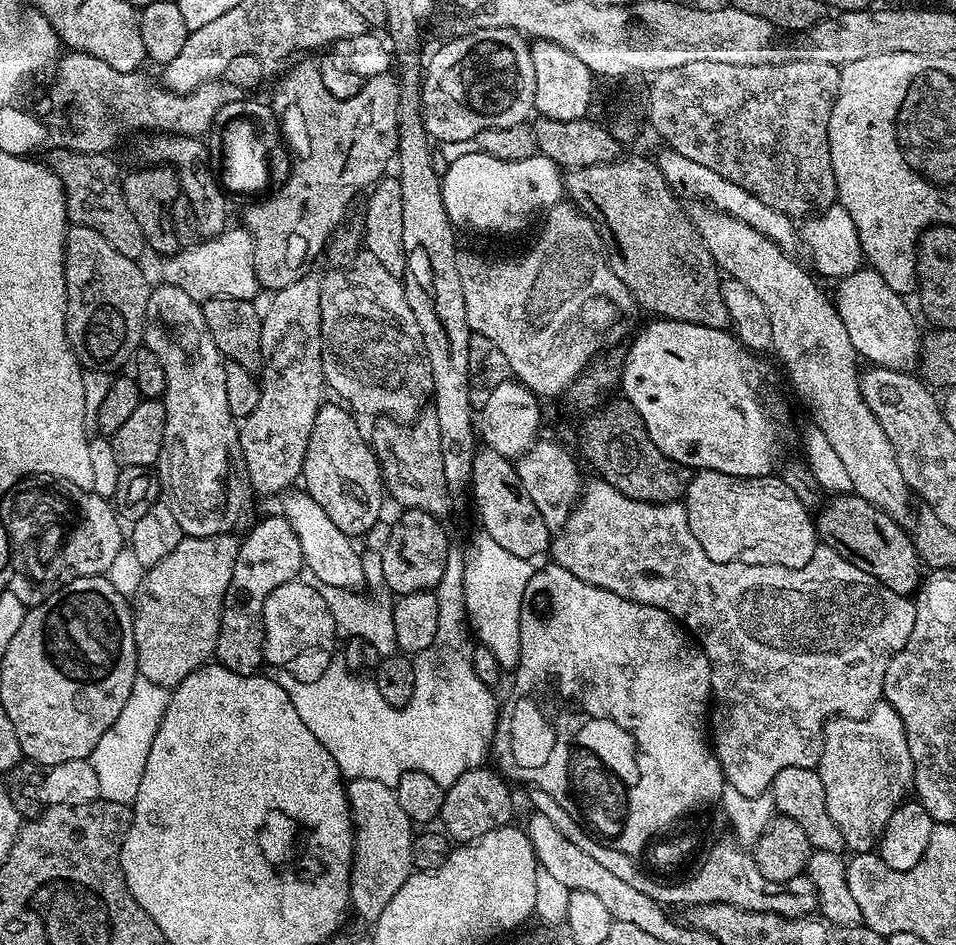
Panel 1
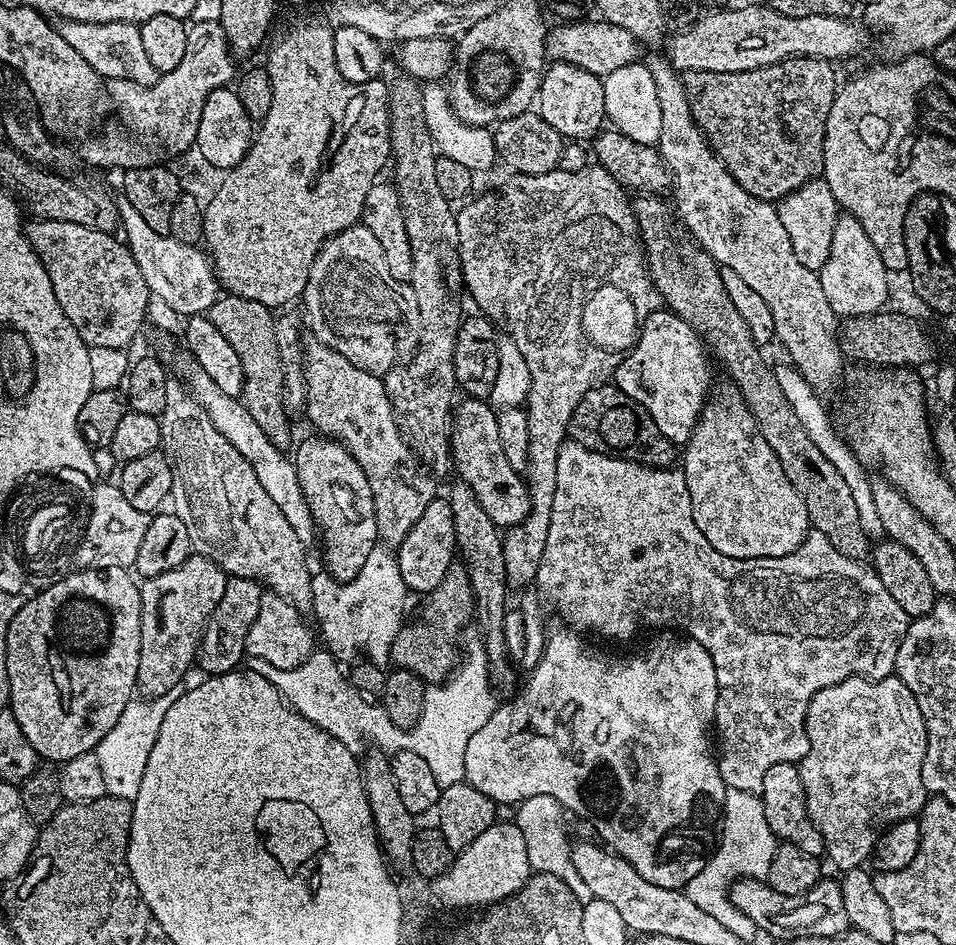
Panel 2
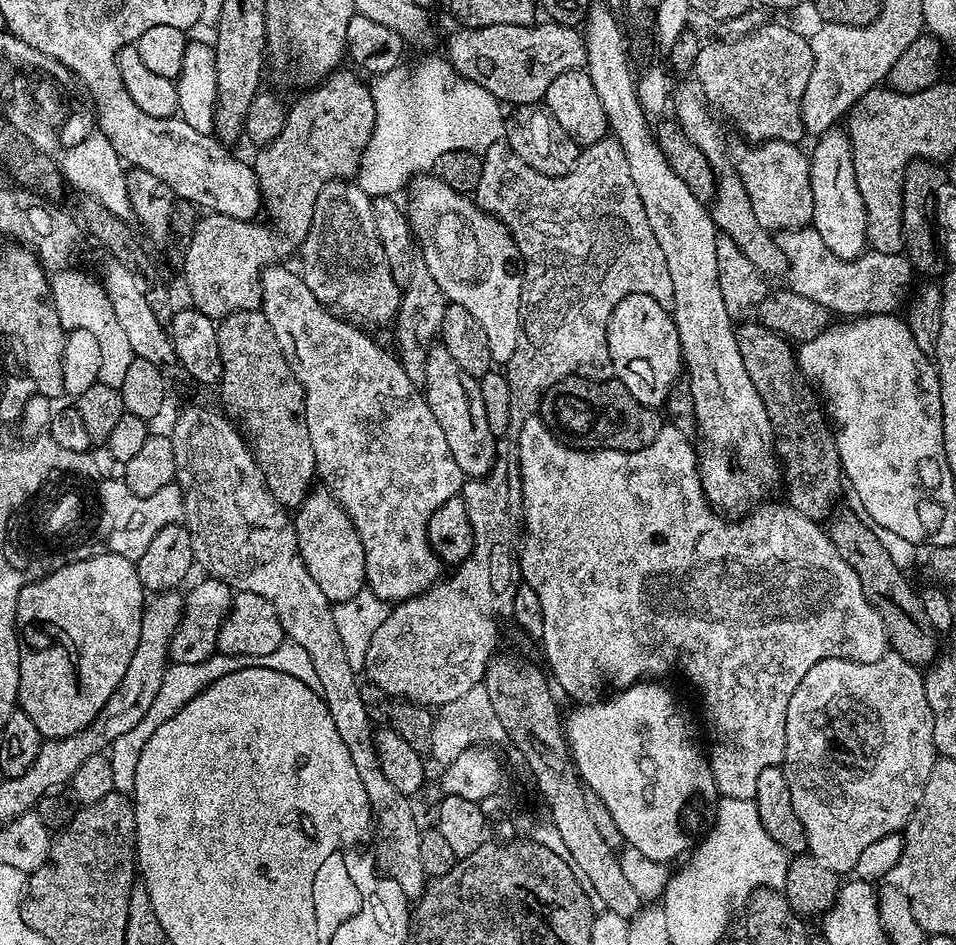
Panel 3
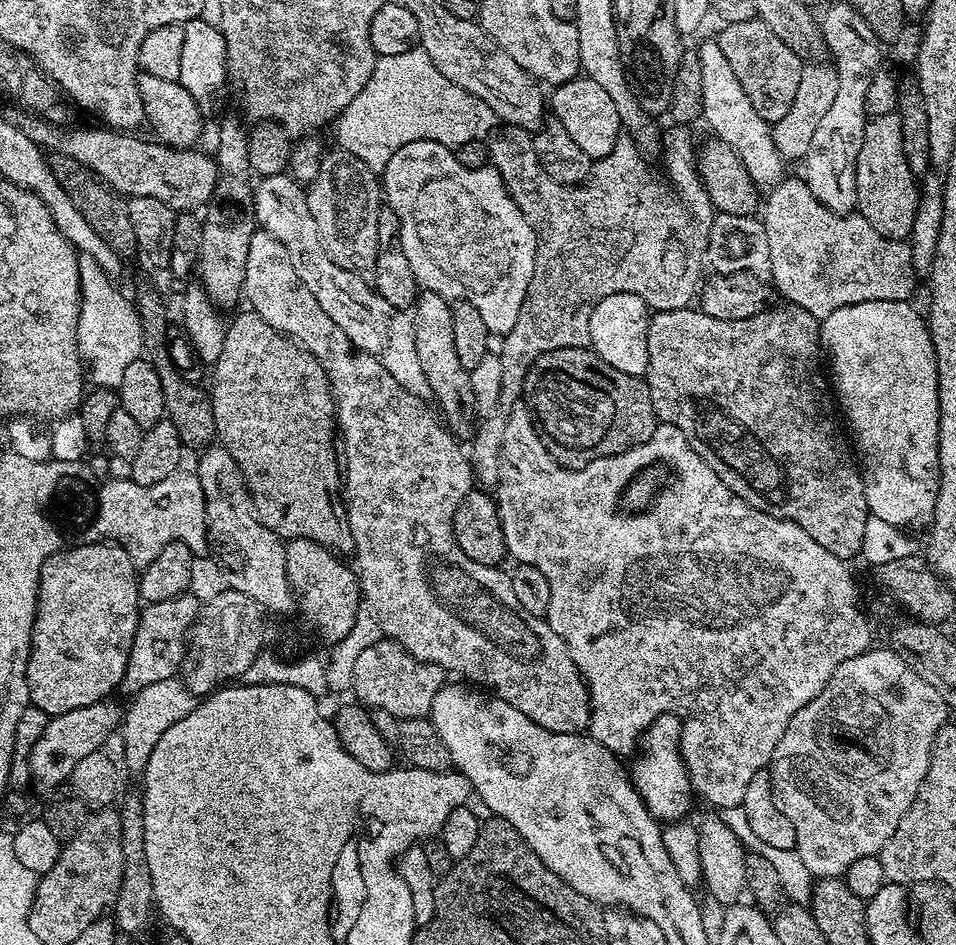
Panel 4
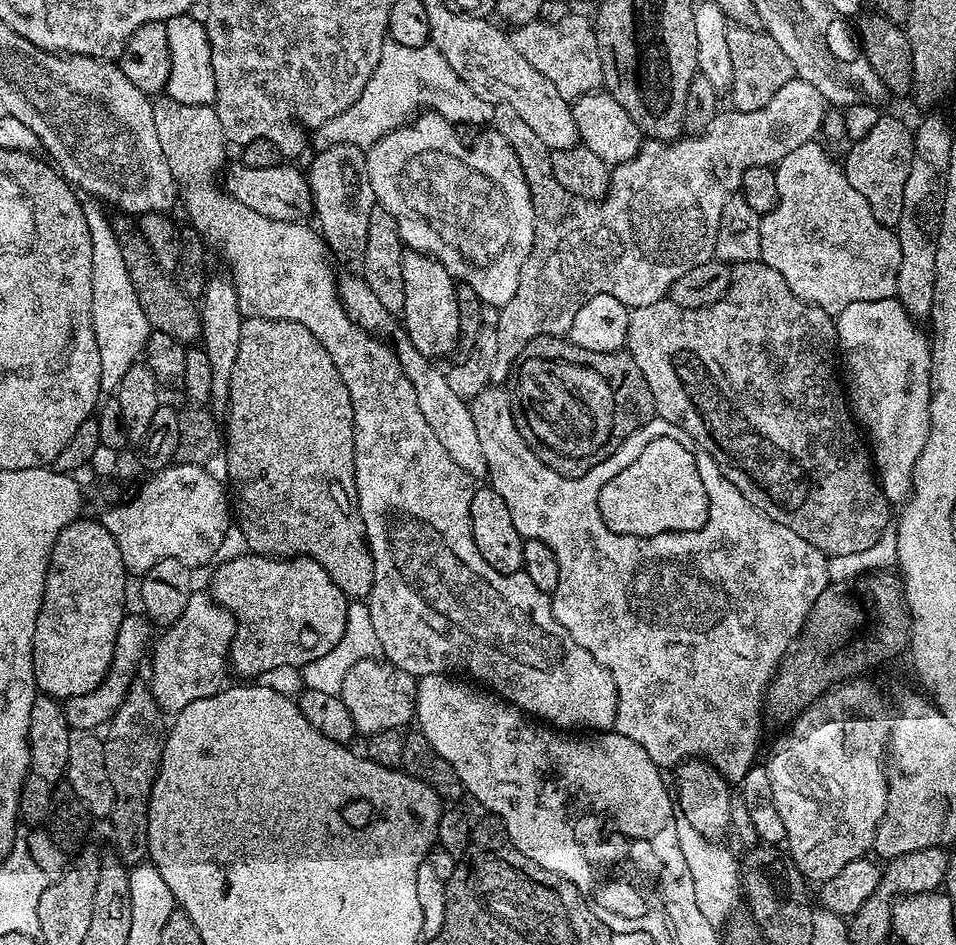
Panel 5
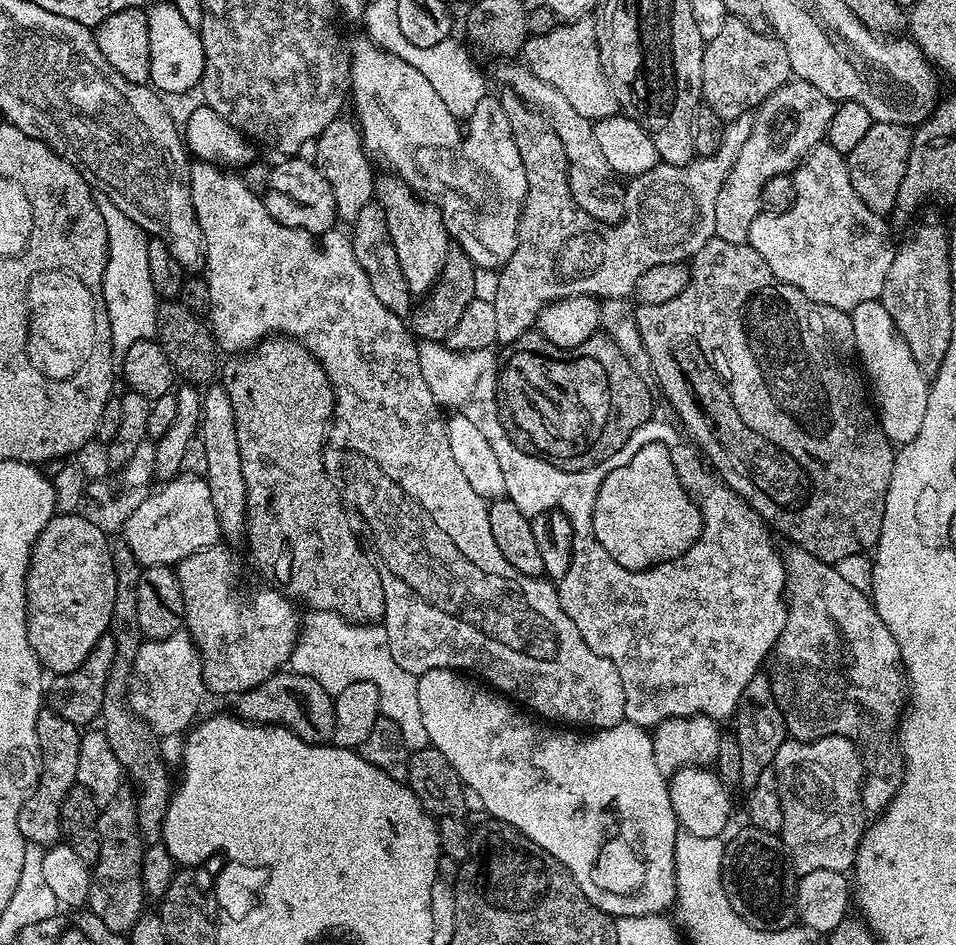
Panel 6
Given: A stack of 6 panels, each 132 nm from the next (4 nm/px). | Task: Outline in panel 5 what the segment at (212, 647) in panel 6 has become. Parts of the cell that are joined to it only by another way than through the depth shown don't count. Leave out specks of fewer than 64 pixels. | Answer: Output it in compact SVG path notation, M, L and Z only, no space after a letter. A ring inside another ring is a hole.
M236 556L228 560L212 576L210 595L217 600L236 620L236 633L228 651L230 668L240 678L264 678L267 672L275 668L303 669L304 665L314 662L314 658L322 658L322 654L330 654L334 646L338 646L338 638L342 638L342 630L346 628L346 614L350 598L322 570L316 560L308 556L291 558L273 558L270 556Z

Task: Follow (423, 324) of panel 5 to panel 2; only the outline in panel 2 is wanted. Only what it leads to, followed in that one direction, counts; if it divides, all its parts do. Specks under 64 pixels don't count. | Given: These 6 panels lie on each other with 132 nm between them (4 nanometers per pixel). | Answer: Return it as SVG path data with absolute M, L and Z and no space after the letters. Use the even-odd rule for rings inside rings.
M464 398L455 405L450 417L452 422L452 451L450 464L459 479L470 490L474 490L474 498L482 502L482 510L490 514L496 527L507 530L515 524L522 523L528 517L532 503L528 497L527 483L521 473L510 466L502 450L502 441L498 434L497 409L491 403L480 398Z

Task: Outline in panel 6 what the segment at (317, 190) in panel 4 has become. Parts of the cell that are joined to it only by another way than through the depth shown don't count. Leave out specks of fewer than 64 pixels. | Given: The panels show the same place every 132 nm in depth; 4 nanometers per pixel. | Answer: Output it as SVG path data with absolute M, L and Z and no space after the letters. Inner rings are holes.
M338 118L322 130L316 142L318 144L318 160L316 167L325 176L334 194L337 204L337 217L341 221L351 222L358 218L362 206L373 203L374 200L374 169L373 161L364 148L364 138L359 127L345 118Z

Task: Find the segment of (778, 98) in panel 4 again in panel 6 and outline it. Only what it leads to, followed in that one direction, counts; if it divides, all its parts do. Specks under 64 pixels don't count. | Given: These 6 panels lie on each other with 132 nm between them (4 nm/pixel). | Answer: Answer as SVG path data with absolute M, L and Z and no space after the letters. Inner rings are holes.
M730 18L717 37L704 45L702 58L702 100L718 118L725 122L747 116L774 90L793 79L790 54L774 34L754 30L746 22Z

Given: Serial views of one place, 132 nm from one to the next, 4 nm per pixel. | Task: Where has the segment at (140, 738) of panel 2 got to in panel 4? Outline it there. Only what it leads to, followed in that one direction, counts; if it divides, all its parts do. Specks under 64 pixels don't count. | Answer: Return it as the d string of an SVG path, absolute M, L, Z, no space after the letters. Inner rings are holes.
M172 677L161 682L154 682L133 695L129 708L125 709L122 716L120 735L124 746L124 762L127 768L143 773L146 765L149 764L150 754L157 745L158 738L170 729L175 722L196 708L198 698L183 684L179 677Z

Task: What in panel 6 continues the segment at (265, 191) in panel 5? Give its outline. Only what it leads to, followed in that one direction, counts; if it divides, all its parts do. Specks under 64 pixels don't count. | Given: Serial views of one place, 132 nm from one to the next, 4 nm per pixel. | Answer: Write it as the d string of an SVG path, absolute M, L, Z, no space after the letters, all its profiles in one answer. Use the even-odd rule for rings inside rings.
M297 156L281 160L284 161L273 165L268 188L262 196L267 212L280 225L306 230L315 236L331 231L338 222L337 204L325 176L315 164L303 162Z

